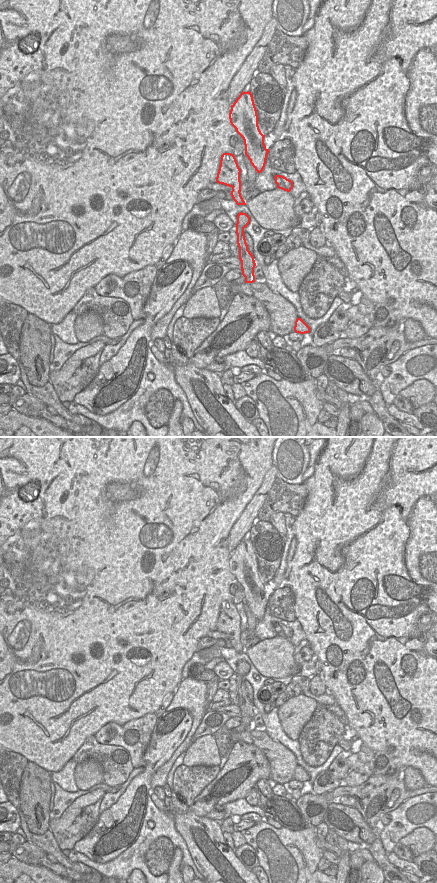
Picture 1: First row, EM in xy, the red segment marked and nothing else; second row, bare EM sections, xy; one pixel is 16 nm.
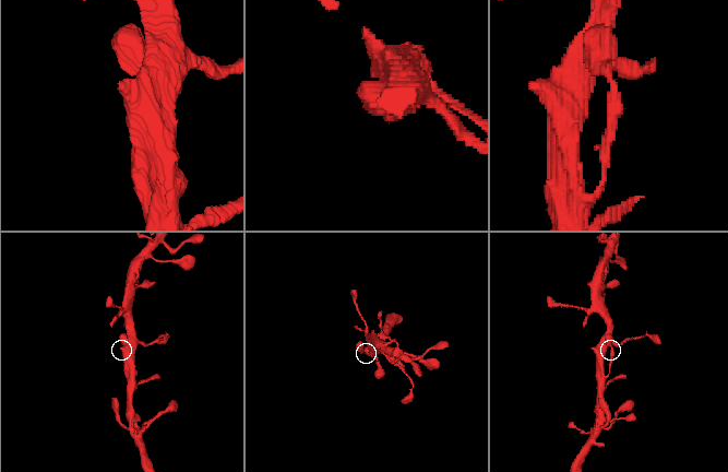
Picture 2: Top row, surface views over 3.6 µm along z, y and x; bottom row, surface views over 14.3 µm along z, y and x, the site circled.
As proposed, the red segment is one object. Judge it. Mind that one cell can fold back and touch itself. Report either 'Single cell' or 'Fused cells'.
Single cell

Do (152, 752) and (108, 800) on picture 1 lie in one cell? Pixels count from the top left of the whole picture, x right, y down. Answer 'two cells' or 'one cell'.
two cells

